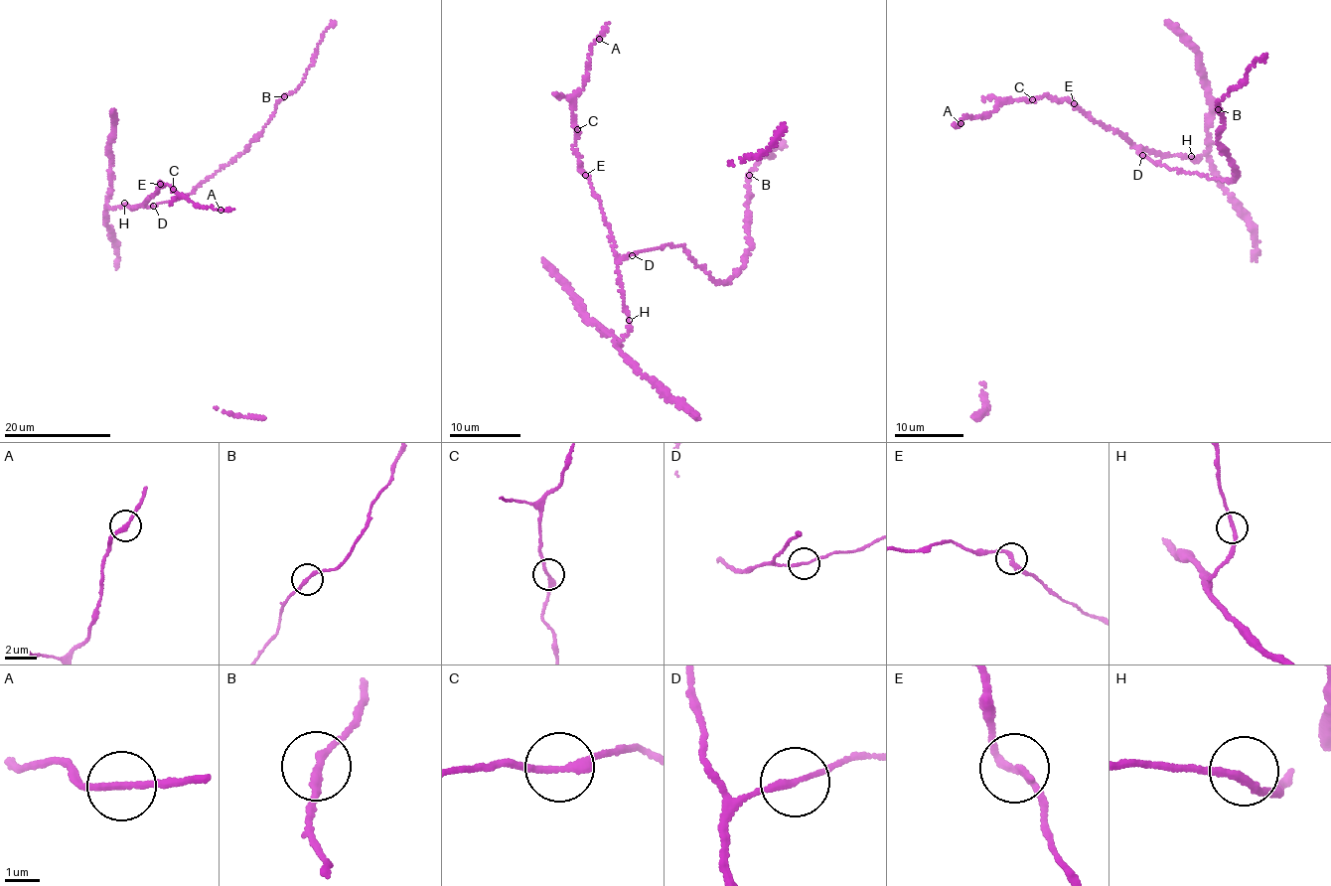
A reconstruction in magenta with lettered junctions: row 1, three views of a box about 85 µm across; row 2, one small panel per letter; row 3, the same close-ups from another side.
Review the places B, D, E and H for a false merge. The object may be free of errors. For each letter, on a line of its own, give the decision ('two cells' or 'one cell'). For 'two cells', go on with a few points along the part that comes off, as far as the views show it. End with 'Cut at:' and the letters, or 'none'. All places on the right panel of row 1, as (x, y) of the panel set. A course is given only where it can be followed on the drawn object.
B: one cell
D: one cell
E: one cell
H: one cell
Cut at: none

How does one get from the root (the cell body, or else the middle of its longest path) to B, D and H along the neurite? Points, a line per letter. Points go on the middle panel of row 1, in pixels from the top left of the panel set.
B: (673, 245), (685, 249), (714, 281), (738, 276), (751, 248), (746, 224), (749, 175)
D: (673, 245), (641, 250), (632, 255)
H: (673, 245), (641, 250), (624, 256), (618, 264), (622, 298), (629, 320)

